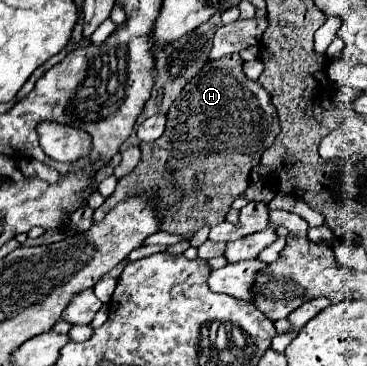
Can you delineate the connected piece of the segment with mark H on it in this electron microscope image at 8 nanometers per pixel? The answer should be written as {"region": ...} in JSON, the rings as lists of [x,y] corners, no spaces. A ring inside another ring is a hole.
{"region":[[[239,54],[213,60],[205,64],[197,80],[191,80],[177,100],[171,104],[167,112],[167,128],[163,136],[149,144],[139,144],[141,160],[139,164],[117,182],[115,192],[95,210],[93,224],[101,222],[107,212],[119,202],[133,196],[147,196],[157,212],[159,228],[169,234],[179,234],[183,238],[191,238],[201,226],[215,226],[225,220],[225,214],[231,208],[231,202],[245,192],[249,184],[251,170],[259,164],[261,154],[273,144],[277,134],[281,132],[277,110],[271,102],[271,96],[253,80],[247,80],[243,74],[243,60]]]}

